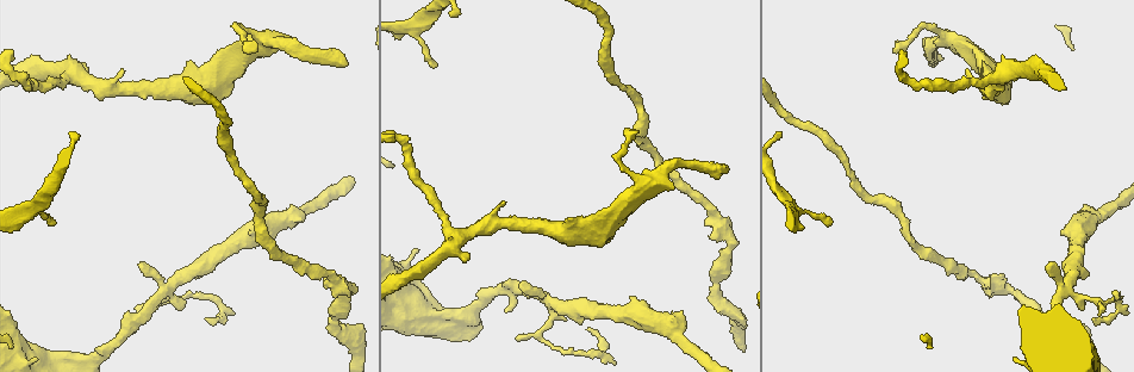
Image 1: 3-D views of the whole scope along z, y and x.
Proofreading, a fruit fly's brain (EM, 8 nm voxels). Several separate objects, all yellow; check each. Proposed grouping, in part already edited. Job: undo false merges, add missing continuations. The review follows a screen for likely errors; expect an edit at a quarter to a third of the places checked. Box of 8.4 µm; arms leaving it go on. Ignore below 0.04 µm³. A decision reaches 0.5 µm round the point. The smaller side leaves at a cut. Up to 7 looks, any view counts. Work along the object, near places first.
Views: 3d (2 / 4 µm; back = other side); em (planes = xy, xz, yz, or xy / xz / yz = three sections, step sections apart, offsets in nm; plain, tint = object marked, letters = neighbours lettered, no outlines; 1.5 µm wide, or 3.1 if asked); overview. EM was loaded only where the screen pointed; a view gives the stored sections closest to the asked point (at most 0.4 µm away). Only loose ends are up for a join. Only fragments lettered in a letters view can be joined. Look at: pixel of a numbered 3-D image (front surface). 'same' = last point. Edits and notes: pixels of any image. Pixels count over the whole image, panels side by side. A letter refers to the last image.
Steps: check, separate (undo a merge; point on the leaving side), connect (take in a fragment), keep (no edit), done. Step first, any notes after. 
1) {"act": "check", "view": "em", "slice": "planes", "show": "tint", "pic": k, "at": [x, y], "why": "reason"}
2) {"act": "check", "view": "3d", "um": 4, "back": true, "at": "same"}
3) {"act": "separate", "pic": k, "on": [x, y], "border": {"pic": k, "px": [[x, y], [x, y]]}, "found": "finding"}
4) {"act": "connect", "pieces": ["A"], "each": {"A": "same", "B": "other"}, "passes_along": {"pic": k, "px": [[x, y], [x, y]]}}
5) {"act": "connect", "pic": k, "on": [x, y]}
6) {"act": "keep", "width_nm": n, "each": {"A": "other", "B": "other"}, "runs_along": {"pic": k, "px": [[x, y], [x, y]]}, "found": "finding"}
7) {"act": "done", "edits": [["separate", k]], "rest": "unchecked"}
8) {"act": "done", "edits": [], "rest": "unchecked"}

{"act": "check", "view": "em", "slice": "planes", "show": "letters", "pic": 1, "at": [504, 310], "why": "free end"}

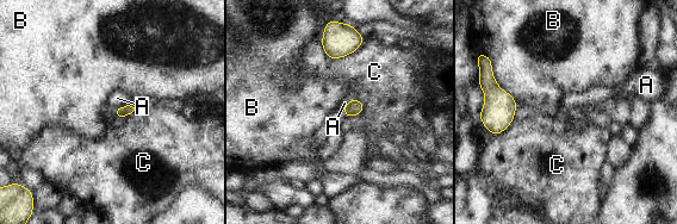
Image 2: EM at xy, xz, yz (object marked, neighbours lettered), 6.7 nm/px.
{"act": "keep", "longest_contact_nm": ["C", 320], "each": {"A": "other", "B": "other", "C": "other"}, "found": "no lettered fragment goes on from it"}

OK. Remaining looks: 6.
{"act": "check", "view": "em", "slice": "planes", "show": "letters", "pic": 1, "at": [449, 16], "why": "free end"}

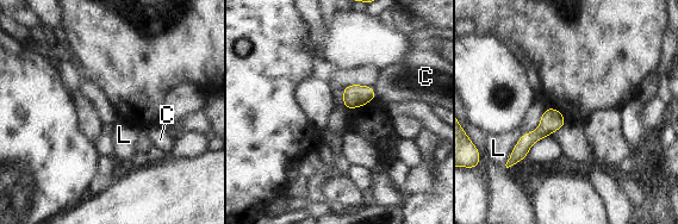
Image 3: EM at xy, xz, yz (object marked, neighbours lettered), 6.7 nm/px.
{"act": "keep", "each": {"C": "other", "L": "other"}, "border": {"pic": 3, "px": [[523, 134], [505, 165]]}, "found": "none of them fits"}

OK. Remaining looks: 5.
{"act": "check", "view": "3d", "um": 2, "pic": 1, "at": [936, 63], "why": "branch stops here"}

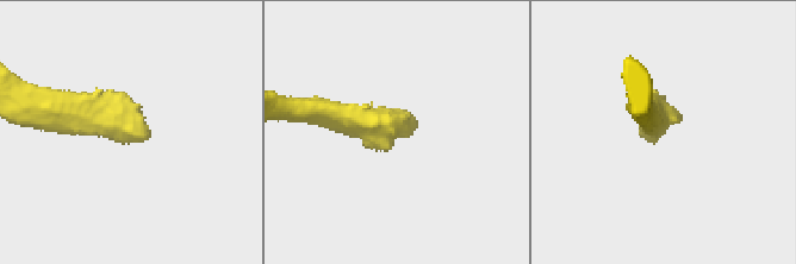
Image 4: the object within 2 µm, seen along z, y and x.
{"act": "check", "view": "em", "slice": "xz", "step": 8, "show": "tint", "pic": 4, "at": [417, 125]}

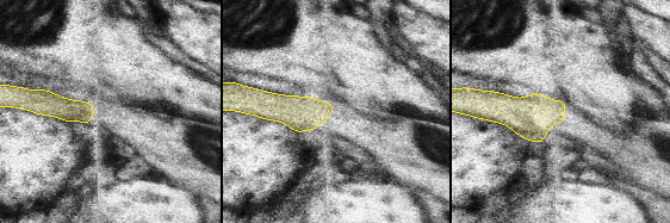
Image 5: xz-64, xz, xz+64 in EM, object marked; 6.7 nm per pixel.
{"act": "check", "view": "em", "slice": "planes", "show": "letters", "at": "same", "why": "another direction"}

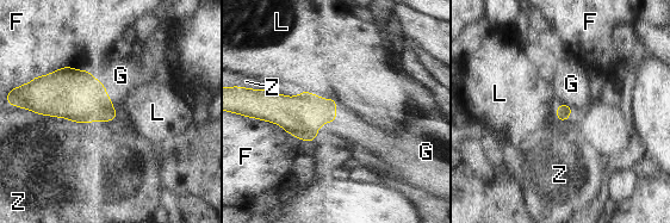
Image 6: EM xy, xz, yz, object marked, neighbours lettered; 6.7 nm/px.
{"act": "connect", "pieces": ["G"], "each": {"F": "other", "G": "same", "L": "other", "Z": "other"}, "found": "the neuron continues"}

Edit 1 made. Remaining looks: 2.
{"act": "done", "edits": [["connect", 6]], "rest": "unchecked"}

